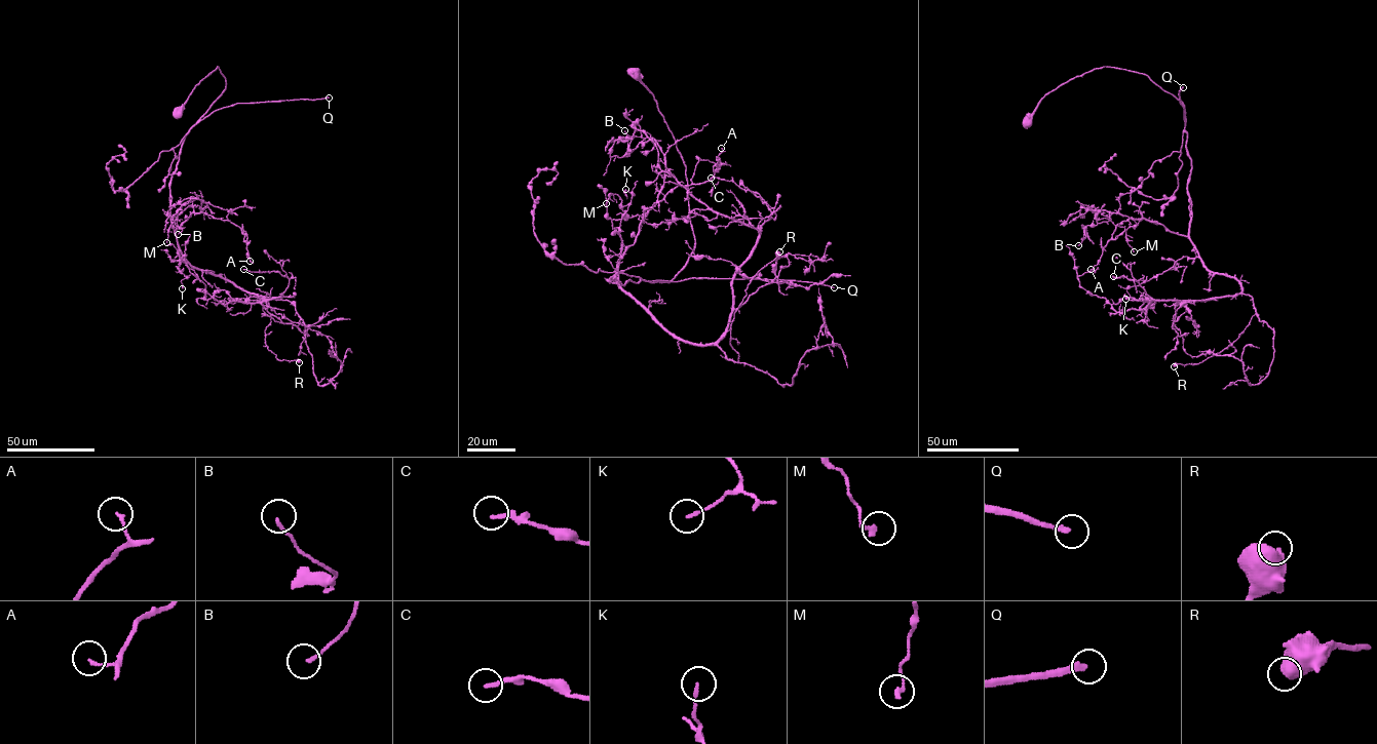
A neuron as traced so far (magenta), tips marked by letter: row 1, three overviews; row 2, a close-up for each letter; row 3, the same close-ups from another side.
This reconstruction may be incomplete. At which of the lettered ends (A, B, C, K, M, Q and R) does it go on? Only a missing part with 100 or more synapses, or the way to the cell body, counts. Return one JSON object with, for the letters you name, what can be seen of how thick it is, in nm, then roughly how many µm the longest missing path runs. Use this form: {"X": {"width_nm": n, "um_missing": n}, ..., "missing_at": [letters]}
{"Q": {"width_nm": 240, "um_missing": 250}, "missing_at": ["Q"]}

